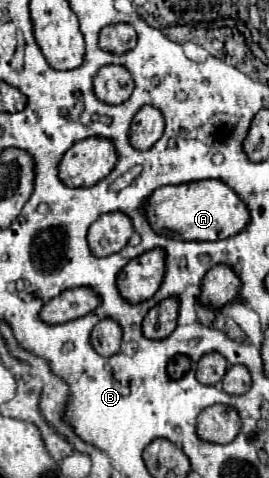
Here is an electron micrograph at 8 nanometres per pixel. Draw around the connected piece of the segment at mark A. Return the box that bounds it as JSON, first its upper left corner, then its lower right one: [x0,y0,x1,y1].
[144,179,248,241]

